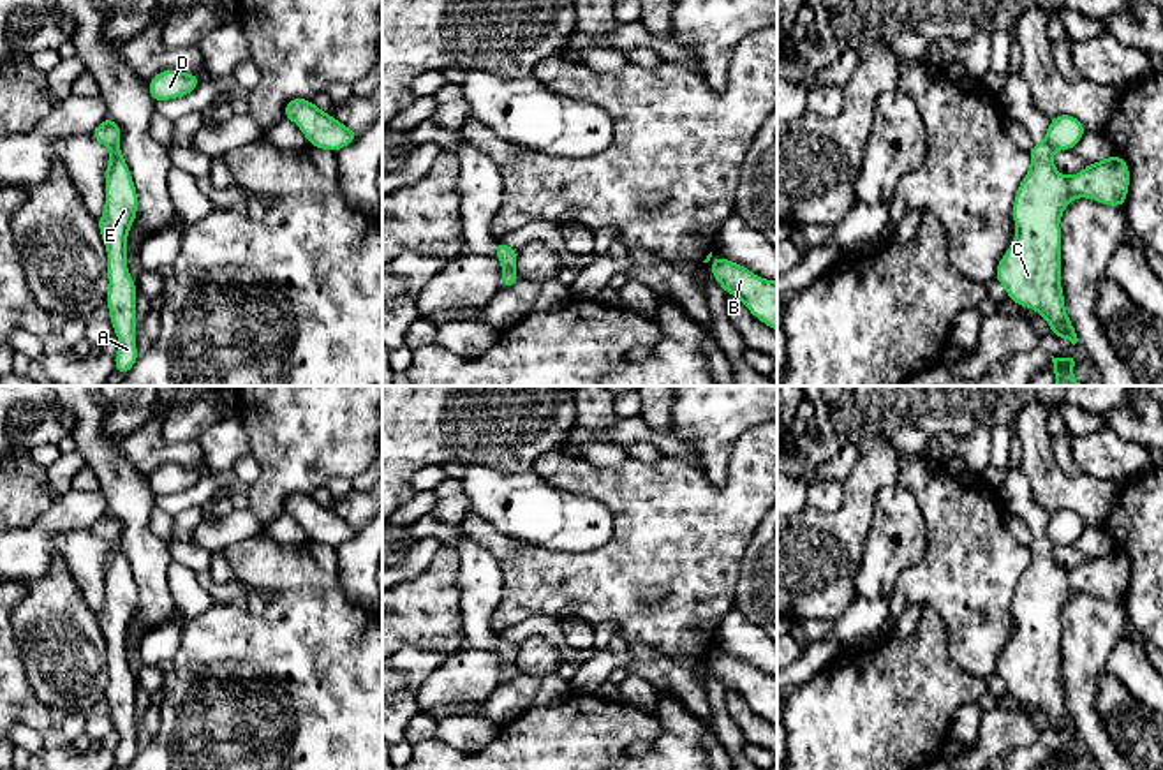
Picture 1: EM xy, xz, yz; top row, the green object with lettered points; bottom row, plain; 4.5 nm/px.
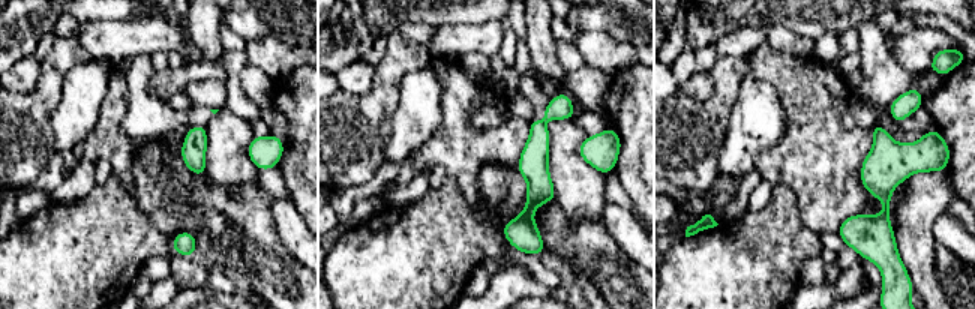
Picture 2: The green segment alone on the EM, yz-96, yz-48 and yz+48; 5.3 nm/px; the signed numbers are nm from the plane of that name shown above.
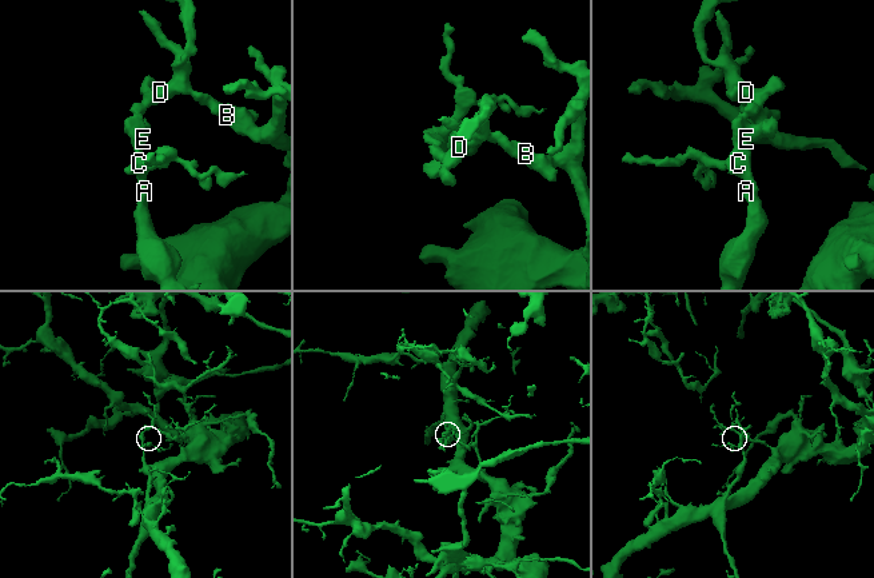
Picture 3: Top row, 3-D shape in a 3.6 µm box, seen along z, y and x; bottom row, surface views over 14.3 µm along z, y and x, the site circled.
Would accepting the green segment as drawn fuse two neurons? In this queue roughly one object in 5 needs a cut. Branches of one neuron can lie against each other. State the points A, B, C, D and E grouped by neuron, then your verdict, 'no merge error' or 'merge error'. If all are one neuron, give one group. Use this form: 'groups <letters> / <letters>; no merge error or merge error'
groups A C E / B D; merge error

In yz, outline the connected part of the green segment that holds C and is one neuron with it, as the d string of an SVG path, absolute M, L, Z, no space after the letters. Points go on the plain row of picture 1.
M1047 536L1033 537L1029 544L1031 562L1013 592L1015 634L999 654L994 673L1011 696L1043 710L1054 731L1075 740L1078 733L1066 708L1061 680L1059 615L1077 592L1124 603L1130 560L1112 548L1073 571L1064 571L1057 567L1052 548Z

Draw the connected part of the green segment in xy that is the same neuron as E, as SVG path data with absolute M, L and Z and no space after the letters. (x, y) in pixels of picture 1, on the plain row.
M120 539L109 543L106 560L106 599L97 622L107 648L106 700L120 742L115 752L115 766L127 770L139 749L136 742L136 677L127 663L127 629L137 611L137 583Z

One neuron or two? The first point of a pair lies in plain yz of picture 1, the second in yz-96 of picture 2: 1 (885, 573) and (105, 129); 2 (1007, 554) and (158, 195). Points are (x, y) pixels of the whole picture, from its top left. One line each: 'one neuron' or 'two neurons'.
1: two neurons
2: two neurons

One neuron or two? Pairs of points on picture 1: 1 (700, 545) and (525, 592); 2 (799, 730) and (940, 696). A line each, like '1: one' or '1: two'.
1: one
2: one

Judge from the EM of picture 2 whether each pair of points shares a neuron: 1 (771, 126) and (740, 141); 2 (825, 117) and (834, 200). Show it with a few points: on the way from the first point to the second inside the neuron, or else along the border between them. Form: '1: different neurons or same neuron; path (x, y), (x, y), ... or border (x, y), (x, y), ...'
1: same neuron; path (762, 126), (753, 126), (741, 132)
2: same neuron; path (825, 138), (827, 179)

